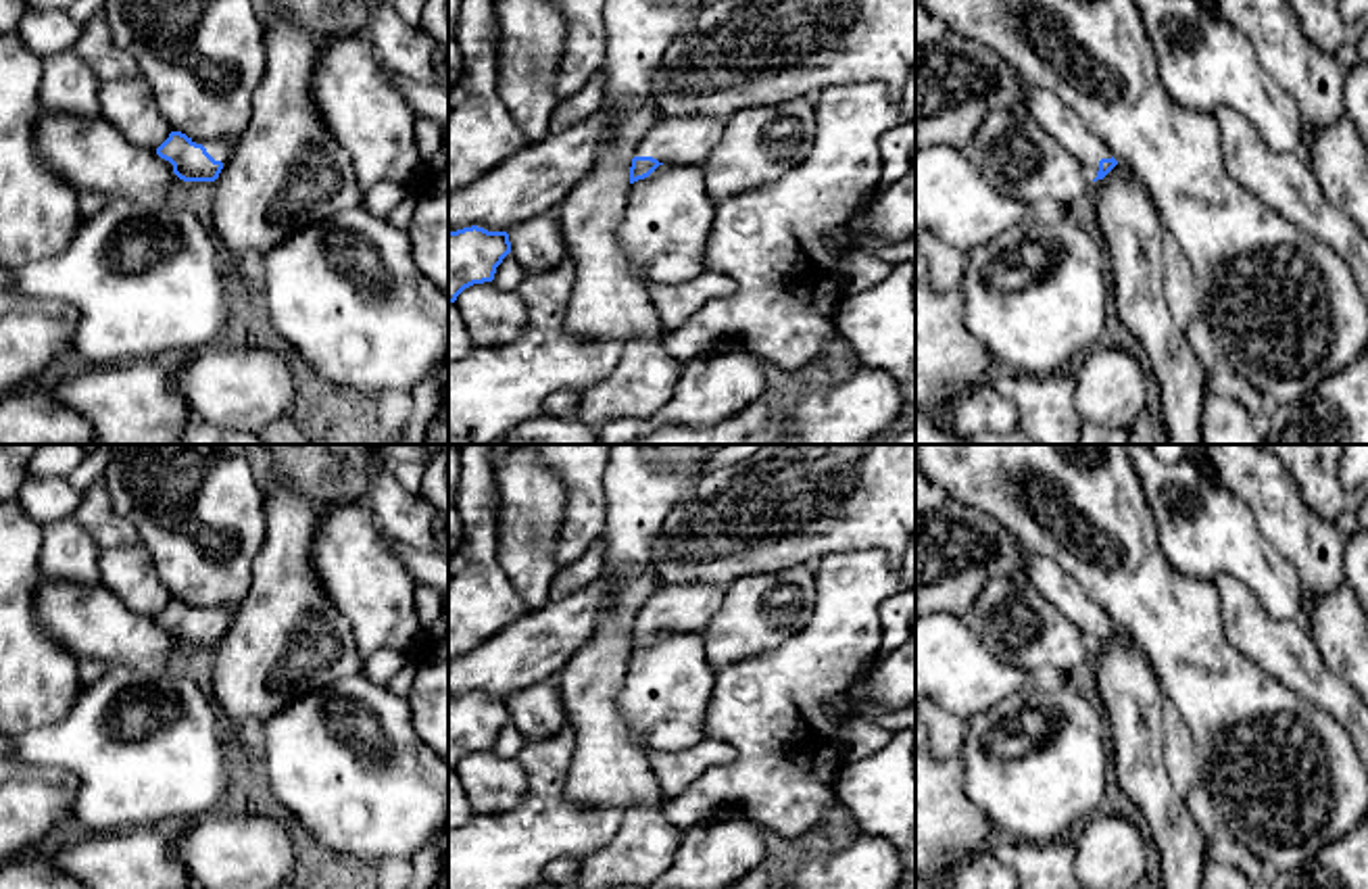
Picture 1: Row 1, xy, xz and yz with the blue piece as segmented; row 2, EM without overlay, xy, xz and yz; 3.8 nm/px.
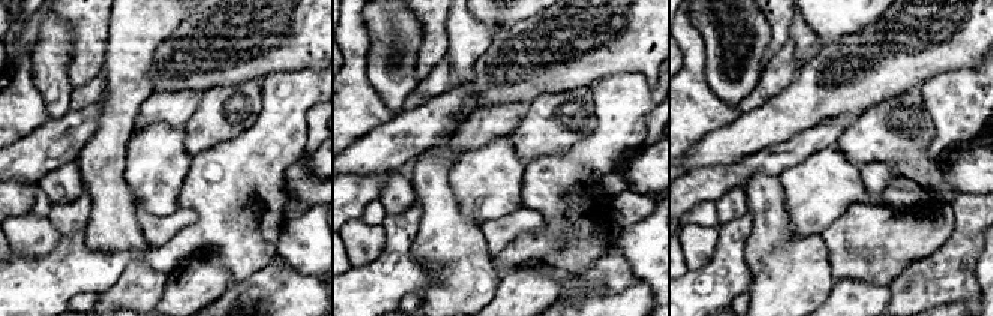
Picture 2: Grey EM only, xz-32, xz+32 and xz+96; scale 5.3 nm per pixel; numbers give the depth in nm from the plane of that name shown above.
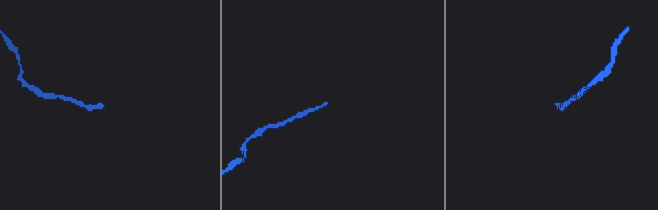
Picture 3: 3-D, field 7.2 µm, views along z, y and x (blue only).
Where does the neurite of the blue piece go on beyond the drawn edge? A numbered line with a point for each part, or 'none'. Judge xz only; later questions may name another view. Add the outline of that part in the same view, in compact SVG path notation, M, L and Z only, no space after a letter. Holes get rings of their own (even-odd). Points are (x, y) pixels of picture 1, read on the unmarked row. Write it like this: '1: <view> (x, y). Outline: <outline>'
1: xz (687, 608). Outline: M724 584L657 586L642 603L634 624L653 624L659 630L701 632L722 607L724 597Z

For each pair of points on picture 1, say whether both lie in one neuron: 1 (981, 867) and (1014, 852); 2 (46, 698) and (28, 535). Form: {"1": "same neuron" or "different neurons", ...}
{"1": "different neurons", "2": "same neuron"}

